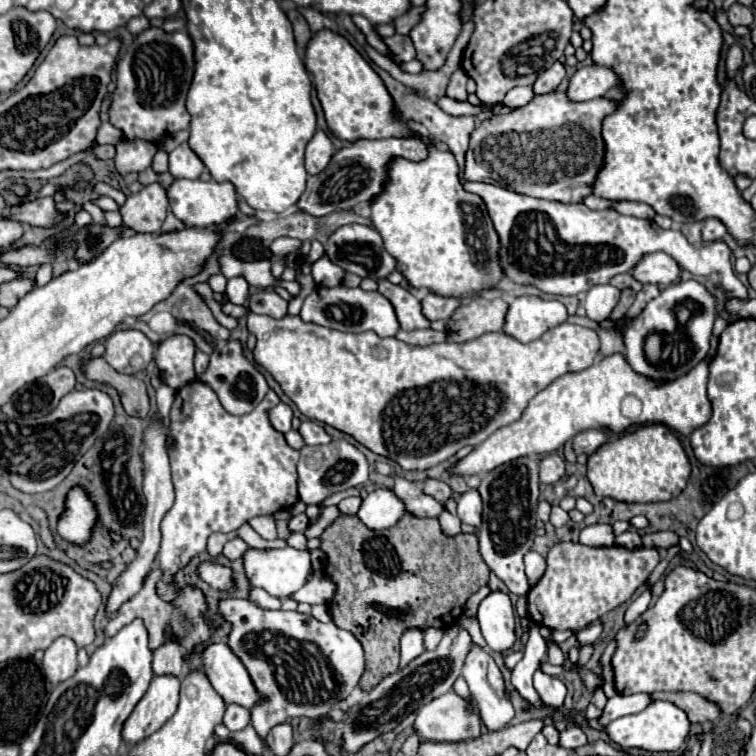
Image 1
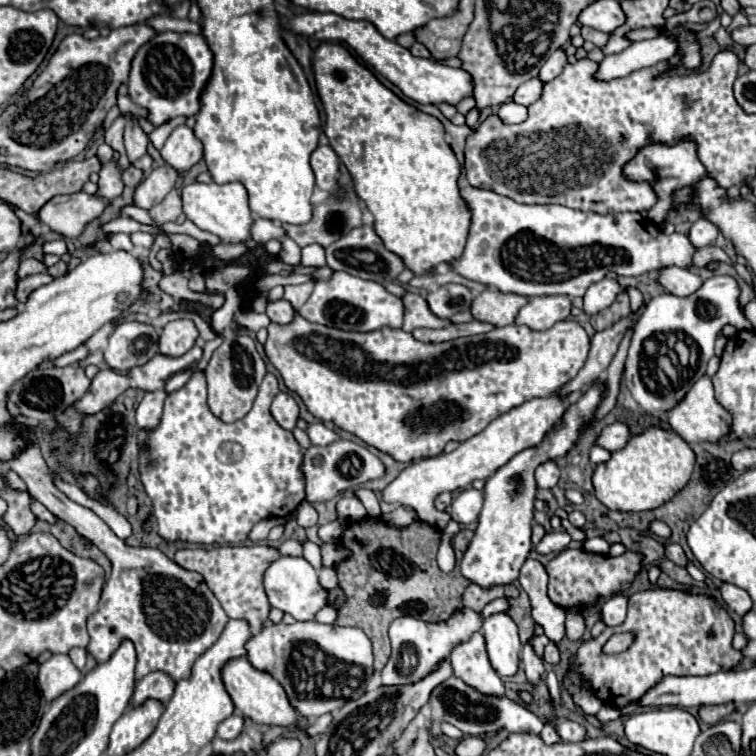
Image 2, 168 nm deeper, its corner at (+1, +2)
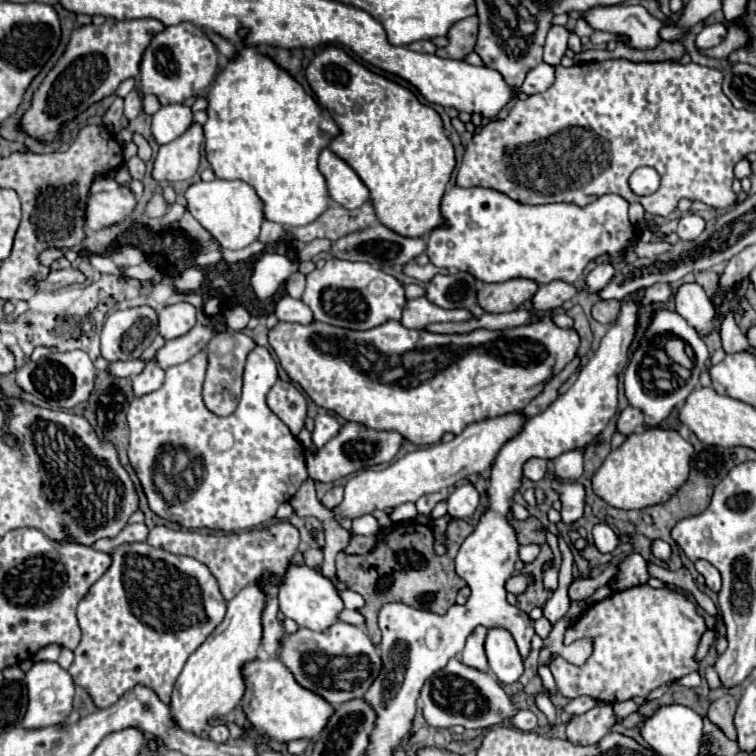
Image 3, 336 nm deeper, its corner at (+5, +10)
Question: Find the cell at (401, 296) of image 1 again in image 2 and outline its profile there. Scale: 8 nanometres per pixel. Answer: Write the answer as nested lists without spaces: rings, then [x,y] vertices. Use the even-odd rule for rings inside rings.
[[[408,292],[402,298],[402,302],[406,308],[402,330],[406,330],[406,332],[412,332],[416,328],[446,328],[452,324],[450,320],[444,320],[444,318],[438,318],[436,314],[432,314],[428,308],[428,302],[420,294]]]

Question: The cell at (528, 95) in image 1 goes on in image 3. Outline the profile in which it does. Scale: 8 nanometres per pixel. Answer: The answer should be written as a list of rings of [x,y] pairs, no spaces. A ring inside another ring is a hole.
[[[542,62],[526,74],[526,78],[518,90],[522,94],[538,94],[538,92],[548,90],[552,86],[552,82],[554,82],[554,68]]]

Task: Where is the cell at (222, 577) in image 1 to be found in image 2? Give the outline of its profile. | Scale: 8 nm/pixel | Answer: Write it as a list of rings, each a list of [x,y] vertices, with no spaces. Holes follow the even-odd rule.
[[[252,544],[252,546],[220,546],[220,548],[182,548],[176,550],[174,562],[180,564],[186,570],[194,570],[204,576],[204,582],[214,592],[214,596],[220,600],[222,608],[230,618],[244,618],[250,622],[250,628],[254,634],[262,630],[262,626],[268,622],[268,614],[272,610],[266,590],[264,590],[264,572],[270,562],[278,560],[280,552],[272,546],[264,544]]]

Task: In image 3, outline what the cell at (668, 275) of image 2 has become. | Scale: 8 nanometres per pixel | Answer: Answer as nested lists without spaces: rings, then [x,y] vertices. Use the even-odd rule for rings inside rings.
[[[684,282],[676,288],[676,312],[700,334],[708,334],[714,326],[714,308],[698,282]]]

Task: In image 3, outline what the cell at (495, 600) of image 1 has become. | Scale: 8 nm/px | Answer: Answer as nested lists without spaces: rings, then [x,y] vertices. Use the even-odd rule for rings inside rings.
[[[500,626],[488,628],[486,656],[488,656],[490,670],[504,684],[516,682],[520,678],[520,674],[524,672],[522,656],[518,654],[516,642],[506,628],[500,628]]]

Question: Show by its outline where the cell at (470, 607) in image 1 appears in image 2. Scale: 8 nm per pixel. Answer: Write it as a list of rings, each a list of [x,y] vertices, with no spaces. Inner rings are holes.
[[[470,584],[470,586],[464,590],[464,594],[462,594],[462,604],[464,604],[466,608],[472,608],[472,610],[480,612],[490,600],[496,600],[496,598],[502,598],[502,596],[506,596],[506,598],[517,598],[519,591],[513,584],[494,586],[494,588],[490,588],[490,590],[482,590],[480,586]]]

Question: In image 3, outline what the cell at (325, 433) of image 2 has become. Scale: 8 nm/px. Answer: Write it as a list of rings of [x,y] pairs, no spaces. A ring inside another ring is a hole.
[[[318,414],[314,418],[314,432],[312,432],[312,442],[316,448],[322,448],[330,438],[334,438],[340,430],[338,420],[332,414]]]

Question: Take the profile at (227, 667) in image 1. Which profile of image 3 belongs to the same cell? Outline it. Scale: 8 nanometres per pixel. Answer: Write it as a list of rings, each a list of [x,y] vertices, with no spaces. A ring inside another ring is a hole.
[[[256,658],[244,664],[242,678],[246,682],[246,692],[240,704],[248,722],[278,742],[316,738],[316,734],[322,730],[322,726],[326,726],[332,714],[332,706],[324,698],[310,694],[310,690],[302,690],[302,686],[294,682],[294,676],[286,670],[286,666],[282,666],[282,662],[278,662],[276,658]]]

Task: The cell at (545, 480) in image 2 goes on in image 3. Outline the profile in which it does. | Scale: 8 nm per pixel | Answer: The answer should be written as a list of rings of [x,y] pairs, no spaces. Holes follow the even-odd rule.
[[[530,458],[526,464],[524,464],[524,476],[530,478],[532,482],[538,482],[546,476],[548,472],[548,462],[544,458]]]

